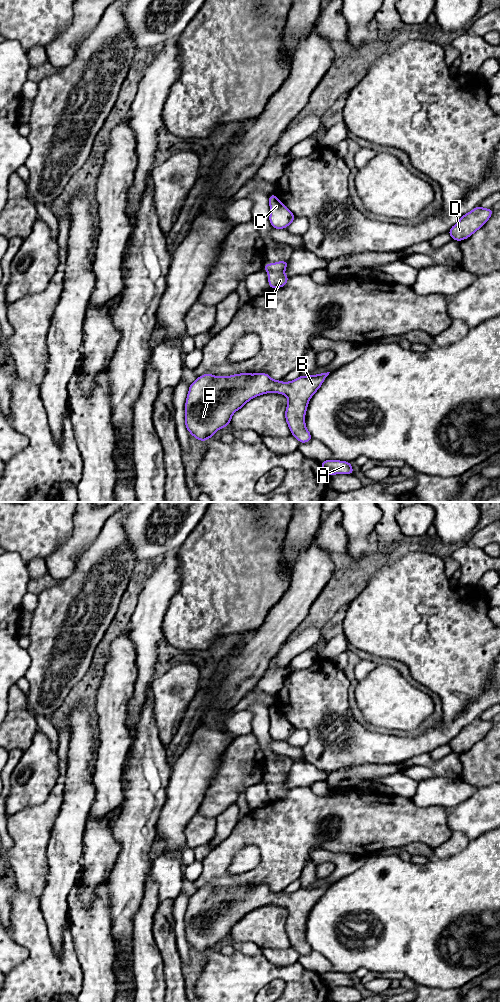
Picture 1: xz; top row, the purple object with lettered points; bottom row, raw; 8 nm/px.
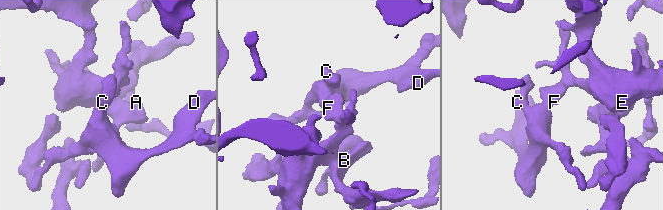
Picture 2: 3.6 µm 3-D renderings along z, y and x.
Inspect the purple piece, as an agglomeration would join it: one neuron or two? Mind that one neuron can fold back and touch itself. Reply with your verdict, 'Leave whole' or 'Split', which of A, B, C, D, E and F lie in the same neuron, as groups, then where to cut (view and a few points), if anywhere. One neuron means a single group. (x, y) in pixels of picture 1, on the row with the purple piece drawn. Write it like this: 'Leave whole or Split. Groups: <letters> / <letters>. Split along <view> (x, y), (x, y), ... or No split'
Leave whole. Groups: A B C D E F. No split

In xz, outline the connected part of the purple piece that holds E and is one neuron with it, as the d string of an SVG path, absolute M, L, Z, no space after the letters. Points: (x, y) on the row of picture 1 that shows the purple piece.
M330 372L317 375L301 375L290 382L273 380L267 373L241 373L232 376L213 376L206 373L190 384L185 403L185 426L197 440L205 442L219 429L228 426L233 414L241 409L252 398L266 393L276 392L283 394L288 399L285 411L285 419L293 435L300 443L309 442L312 439L306 428L305 414L311 397L321 387Z

